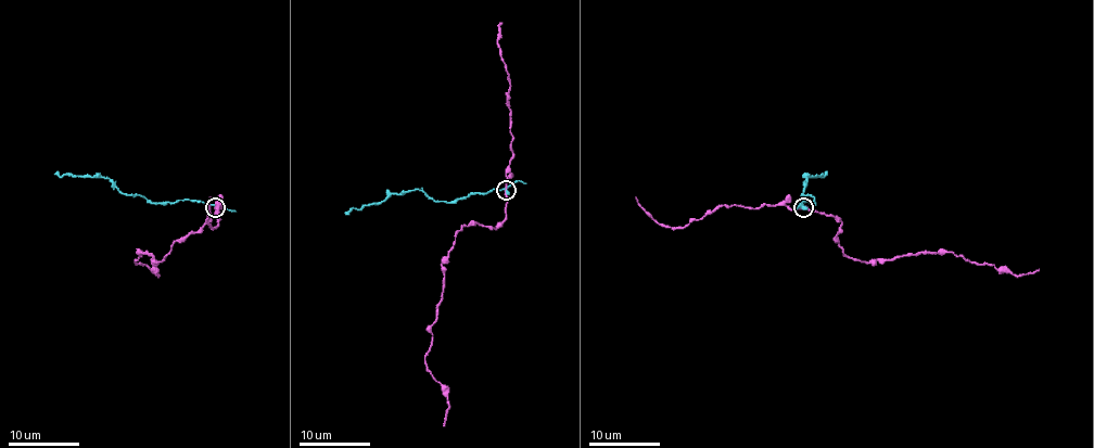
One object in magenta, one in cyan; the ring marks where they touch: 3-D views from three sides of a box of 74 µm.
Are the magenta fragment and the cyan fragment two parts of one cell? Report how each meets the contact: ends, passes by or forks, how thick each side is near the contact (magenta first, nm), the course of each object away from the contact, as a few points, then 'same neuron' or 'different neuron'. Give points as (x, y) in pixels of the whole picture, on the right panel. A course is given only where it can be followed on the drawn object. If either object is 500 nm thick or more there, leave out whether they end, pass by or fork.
magenta passes by; cyan passes by; calibres 200 and 320 nm; course magenta (802, 207), (831, 214), (842, 224), (837, 238), (849, 257), (874, 263), (952, 252), (1014, 274), (1039, 269); course cyan (802, 207), (806, 200), (815, 202), (810, 194), (802, 194), (806, 177), (827, 174); same neuron

